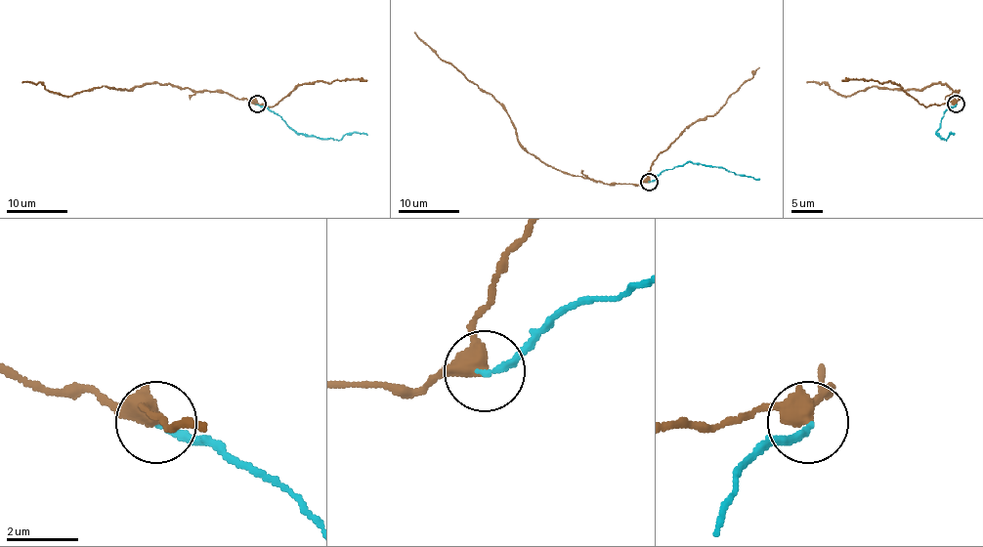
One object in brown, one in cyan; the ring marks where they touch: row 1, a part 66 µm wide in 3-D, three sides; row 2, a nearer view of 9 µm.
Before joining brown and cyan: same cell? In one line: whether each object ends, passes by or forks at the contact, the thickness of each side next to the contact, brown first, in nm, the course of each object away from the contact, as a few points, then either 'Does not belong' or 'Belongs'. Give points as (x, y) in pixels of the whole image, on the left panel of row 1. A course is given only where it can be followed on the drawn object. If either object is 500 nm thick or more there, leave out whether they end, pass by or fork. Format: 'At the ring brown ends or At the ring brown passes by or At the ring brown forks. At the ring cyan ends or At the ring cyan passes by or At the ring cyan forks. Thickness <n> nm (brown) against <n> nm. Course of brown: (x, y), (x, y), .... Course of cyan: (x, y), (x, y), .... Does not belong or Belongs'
At the ring brown passes by. At the ring cyan ends. Thickness 420 nm (brown) against 170 nm. Course of brown: (257, 105), (225, 92), (154, 83), (129, 89), (101, 86), (72, 95), (49, 92), (40, 83), (21, 83). Course of cyan: (257, 105), (277, 113), (297, 132), (309, 137), (335, 140), (354, 132), (367, 135). Does not belong

